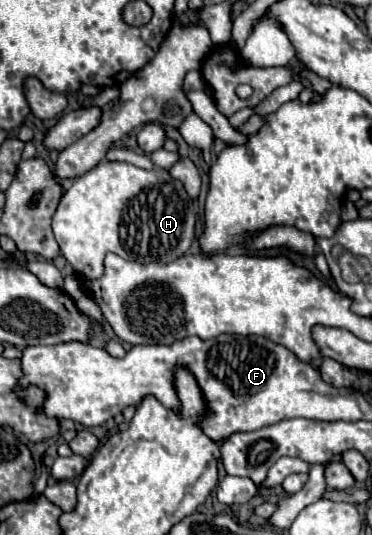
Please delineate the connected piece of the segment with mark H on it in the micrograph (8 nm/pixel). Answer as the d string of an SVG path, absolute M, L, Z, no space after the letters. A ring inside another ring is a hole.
M99 161L97 167L77 177L73 185L63 193L59 207L53 215L53 233L59 243L63 257L73 265L75 273L85 273L85 277L101 277L105 253L117 253L129 261L141 263L165 263L181 257L193 243L195 237L195 211L193 201L187 195L183 183L173 179L165 169L141 169L131 163Z

